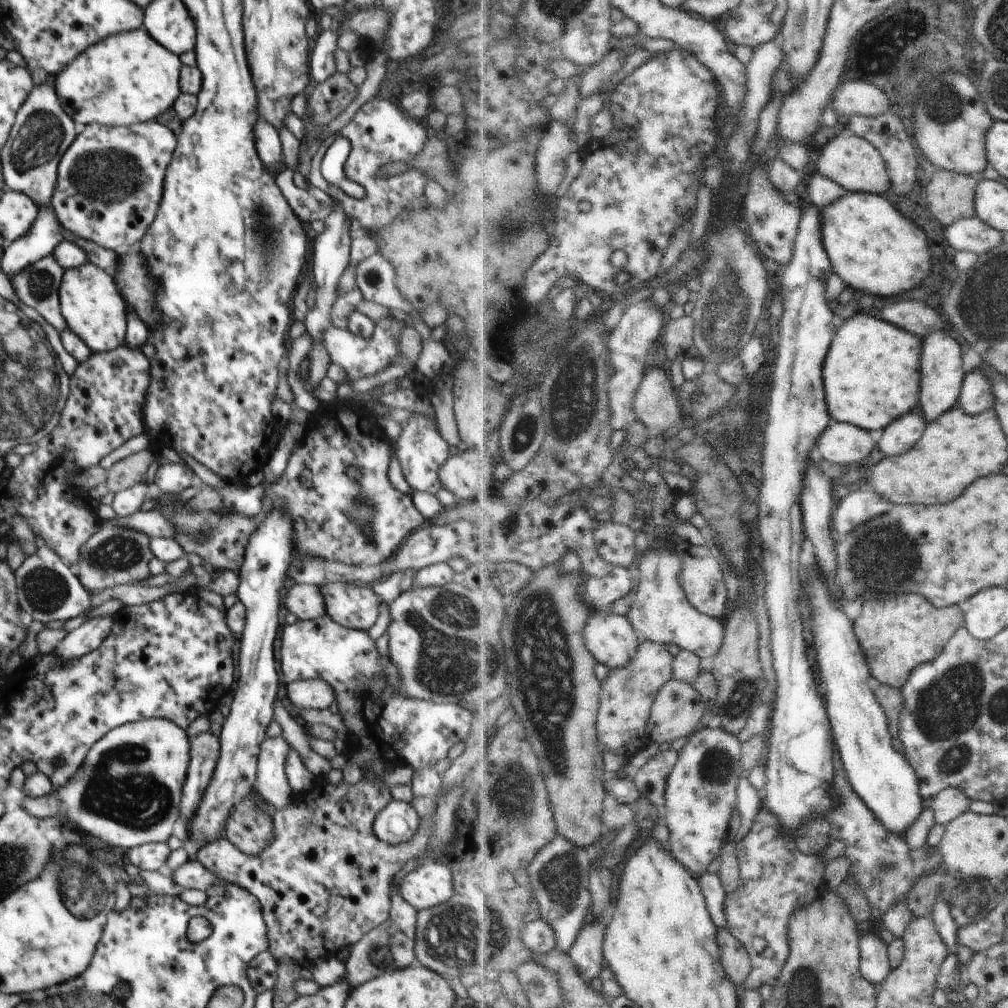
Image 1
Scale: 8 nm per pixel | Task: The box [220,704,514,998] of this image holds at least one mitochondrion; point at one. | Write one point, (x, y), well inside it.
(456, 938)

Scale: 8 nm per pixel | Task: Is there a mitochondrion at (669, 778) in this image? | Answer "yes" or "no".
no

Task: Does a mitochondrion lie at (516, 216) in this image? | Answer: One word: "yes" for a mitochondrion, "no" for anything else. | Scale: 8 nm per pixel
yes

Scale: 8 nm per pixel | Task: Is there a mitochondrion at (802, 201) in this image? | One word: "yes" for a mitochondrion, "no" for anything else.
no

